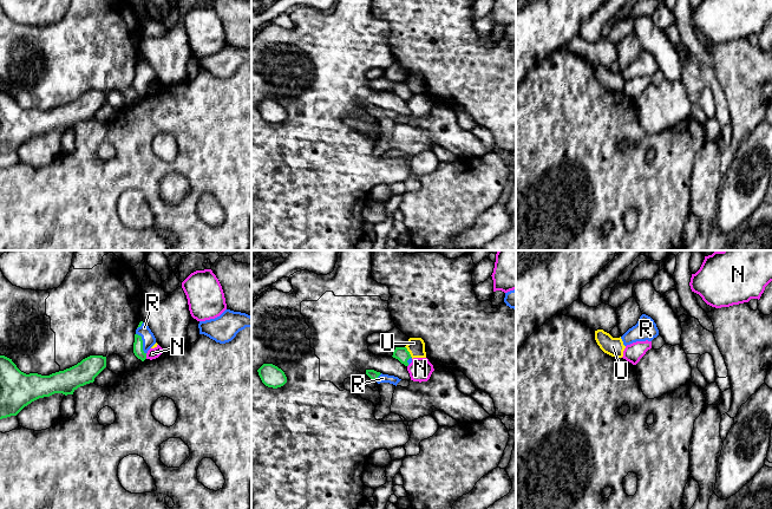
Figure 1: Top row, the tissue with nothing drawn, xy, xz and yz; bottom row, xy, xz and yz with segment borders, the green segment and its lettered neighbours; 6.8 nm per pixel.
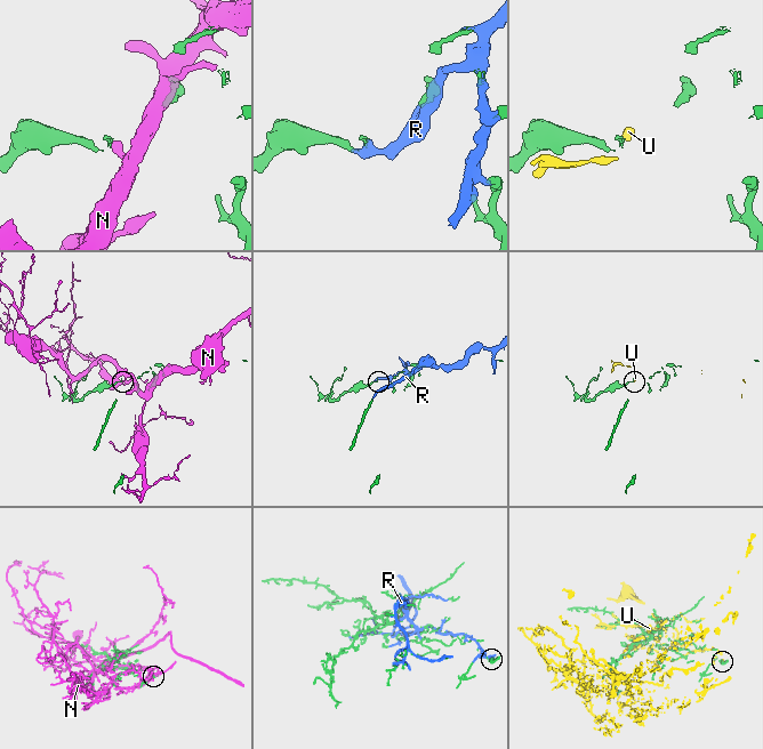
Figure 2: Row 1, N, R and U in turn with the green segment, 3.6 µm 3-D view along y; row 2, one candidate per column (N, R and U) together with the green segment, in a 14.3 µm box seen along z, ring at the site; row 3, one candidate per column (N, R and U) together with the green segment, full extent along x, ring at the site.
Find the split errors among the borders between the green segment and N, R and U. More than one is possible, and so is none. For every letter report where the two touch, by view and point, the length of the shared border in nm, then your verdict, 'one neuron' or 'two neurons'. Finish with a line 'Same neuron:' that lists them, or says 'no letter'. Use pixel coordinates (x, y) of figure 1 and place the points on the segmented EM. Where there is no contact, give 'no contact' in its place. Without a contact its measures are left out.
N: meets green in xy at (145, 356); contact 40 nm long; two neurons
R: meets green in xy at (142, 343); contact 160 nm long; one neuron
U: meets green in xz at (409, 352); contact 90 nm long; two neurons
Same neuron: R

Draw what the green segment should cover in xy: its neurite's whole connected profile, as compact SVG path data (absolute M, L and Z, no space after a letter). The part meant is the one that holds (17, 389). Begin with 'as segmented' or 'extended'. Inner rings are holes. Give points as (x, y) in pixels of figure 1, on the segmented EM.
as segmented | M0 355L0 419L17 416L32 402L54 393L65 396L86 384L106 367L106 357L90 355L77 365L41 376L21 372L12 359Z

